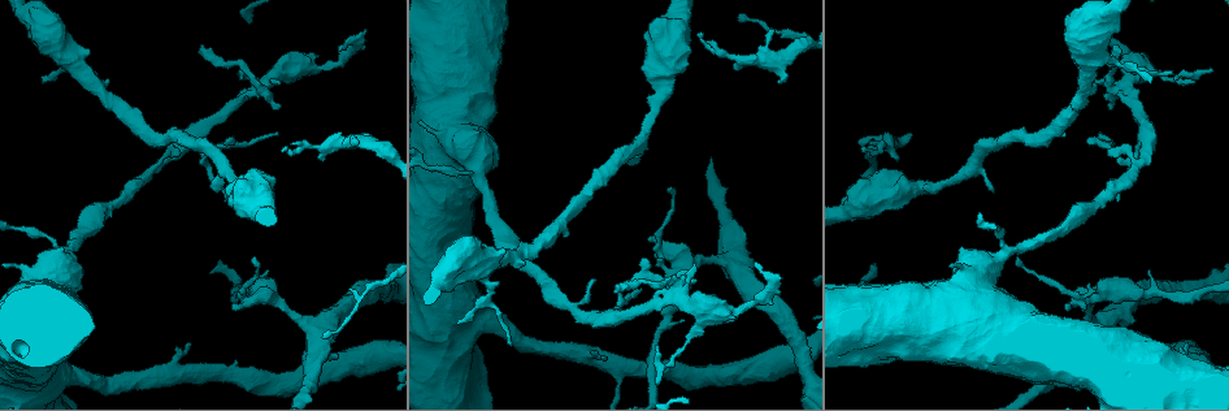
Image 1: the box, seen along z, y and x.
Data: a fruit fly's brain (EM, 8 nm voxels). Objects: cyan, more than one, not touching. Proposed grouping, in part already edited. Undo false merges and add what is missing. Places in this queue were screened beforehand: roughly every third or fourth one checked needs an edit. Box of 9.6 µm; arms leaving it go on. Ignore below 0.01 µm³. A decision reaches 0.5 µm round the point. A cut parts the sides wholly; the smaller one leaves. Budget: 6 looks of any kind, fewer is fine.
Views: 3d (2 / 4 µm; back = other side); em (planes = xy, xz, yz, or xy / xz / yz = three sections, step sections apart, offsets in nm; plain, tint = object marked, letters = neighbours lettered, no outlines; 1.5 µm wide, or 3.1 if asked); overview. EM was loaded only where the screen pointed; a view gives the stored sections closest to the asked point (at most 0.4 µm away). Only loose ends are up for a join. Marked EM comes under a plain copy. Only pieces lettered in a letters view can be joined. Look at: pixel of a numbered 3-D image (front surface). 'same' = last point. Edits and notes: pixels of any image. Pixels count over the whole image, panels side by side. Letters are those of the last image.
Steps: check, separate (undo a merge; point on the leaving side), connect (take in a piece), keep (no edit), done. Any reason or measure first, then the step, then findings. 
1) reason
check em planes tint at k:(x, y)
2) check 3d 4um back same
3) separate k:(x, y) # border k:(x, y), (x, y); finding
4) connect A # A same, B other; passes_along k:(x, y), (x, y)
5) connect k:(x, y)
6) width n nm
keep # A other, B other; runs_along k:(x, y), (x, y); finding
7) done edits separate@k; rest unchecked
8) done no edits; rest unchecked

an open end
check em planes letters at 1:(660, 261)

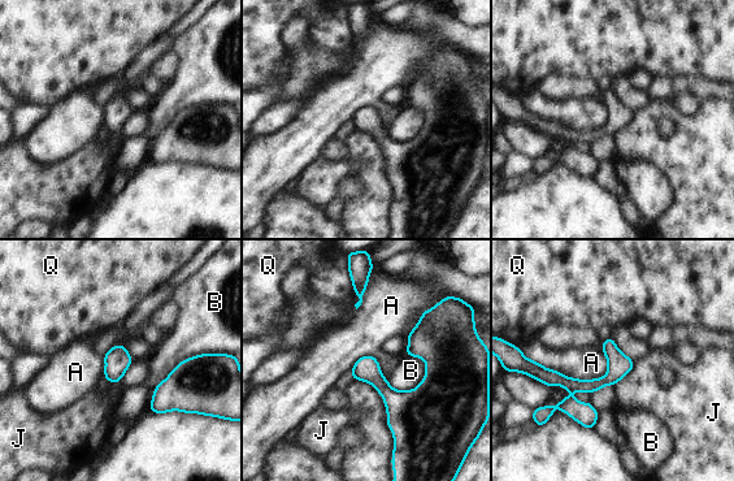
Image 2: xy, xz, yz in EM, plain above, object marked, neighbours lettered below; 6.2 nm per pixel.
keep # A other, B other, J other, Q other; runs_along 2:(629, 363), (594, 385), (538, 371); no lettered piece goes on from it

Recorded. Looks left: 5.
branch stops here
check em planes letters at 1:(627, 164)

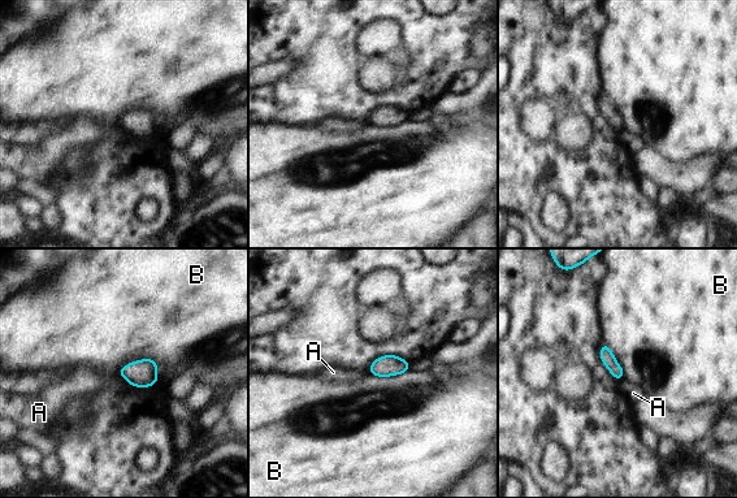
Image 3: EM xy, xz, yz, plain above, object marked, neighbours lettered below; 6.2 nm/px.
keep # A other, B other; border 3:(117, 372), (151, 359), (157, 381); none of them fits

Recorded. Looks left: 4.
branch stops here
check 3d 2um back at 1:(225, 139)

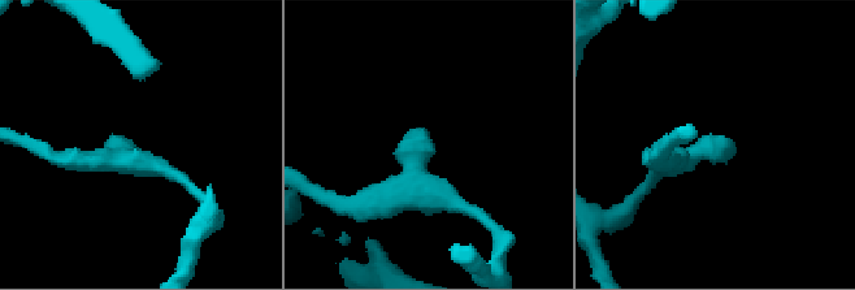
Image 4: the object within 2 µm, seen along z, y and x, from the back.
check em xz step 8 letters at 4:(136, 150)

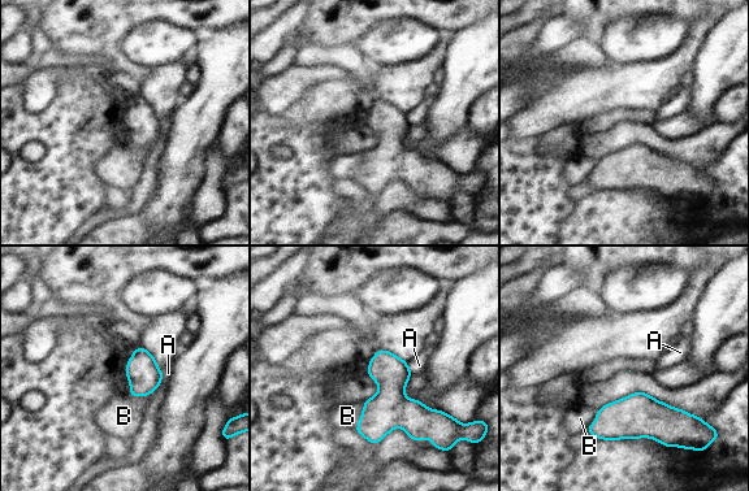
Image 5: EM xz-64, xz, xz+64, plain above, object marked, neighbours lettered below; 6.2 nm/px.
keep # A other, B other; no lettered piece goes on from it

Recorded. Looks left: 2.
done no edits; rest unchecked

